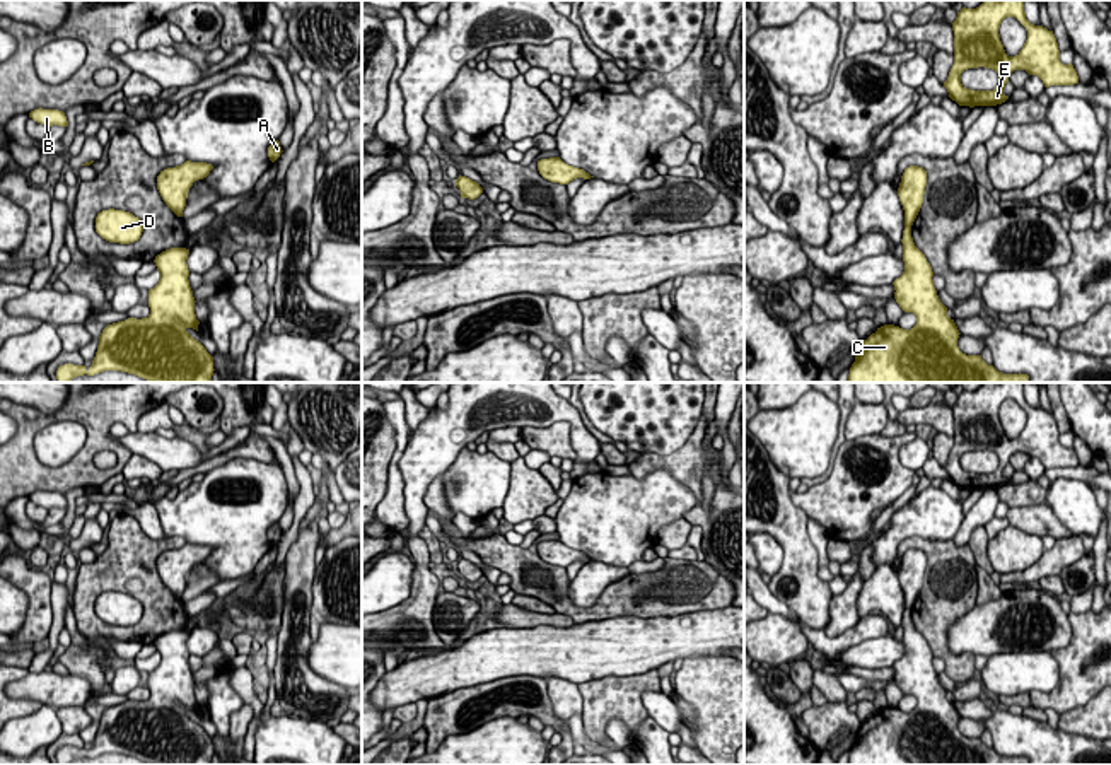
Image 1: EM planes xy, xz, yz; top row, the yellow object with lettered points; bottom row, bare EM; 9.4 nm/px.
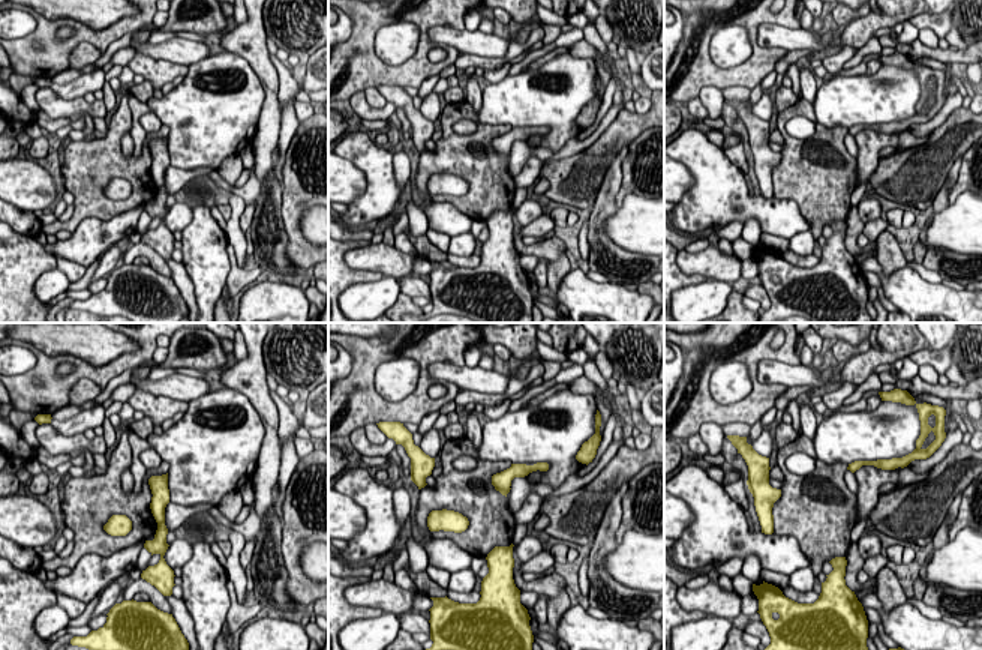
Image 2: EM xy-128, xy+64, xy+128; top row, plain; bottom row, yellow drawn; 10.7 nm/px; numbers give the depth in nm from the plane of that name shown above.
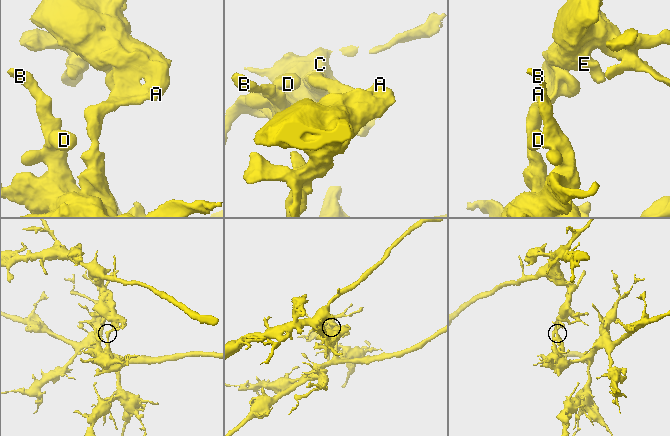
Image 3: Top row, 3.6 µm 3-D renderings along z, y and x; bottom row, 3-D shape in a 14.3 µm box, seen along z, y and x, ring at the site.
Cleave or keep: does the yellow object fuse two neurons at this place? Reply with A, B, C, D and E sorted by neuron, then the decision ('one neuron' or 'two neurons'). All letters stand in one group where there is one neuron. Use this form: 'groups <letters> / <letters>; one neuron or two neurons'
groups A E / B C D; two neurons

